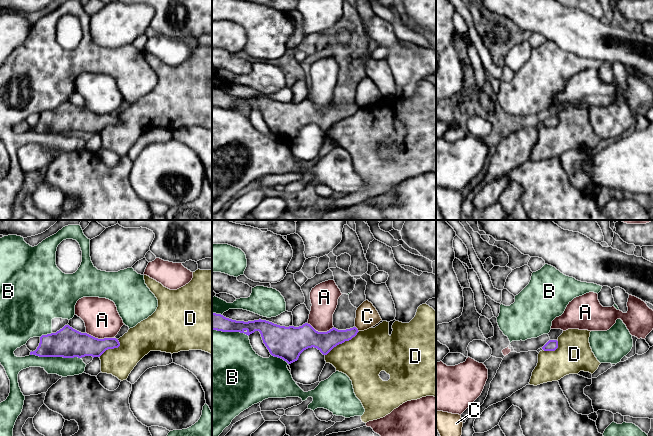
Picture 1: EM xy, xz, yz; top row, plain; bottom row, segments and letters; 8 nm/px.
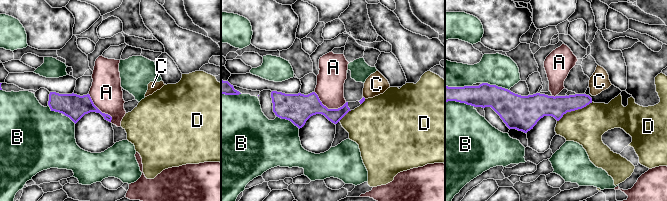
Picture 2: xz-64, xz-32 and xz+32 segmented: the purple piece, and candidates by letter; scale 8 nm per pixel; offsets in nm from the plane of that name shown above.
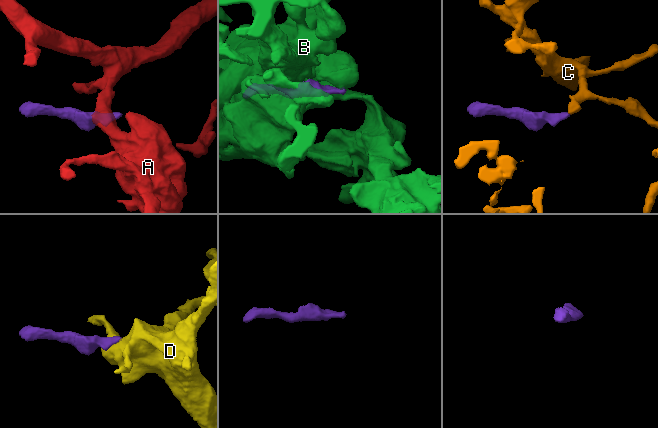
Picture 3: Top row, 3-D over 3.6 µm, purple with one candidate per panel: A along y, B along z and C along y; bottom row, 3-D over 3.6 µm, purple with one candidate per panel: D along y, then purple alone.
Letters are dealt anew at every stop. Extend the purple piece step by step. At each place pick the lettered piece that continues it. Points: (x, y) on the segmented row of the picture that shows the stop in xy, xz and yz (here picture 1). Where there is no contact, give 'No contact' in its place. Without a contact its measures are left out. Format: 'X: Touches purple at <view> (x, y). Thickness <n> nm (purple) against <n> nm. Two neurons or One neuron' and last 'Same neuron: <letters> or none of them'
A: Touches purple at xy (100, 339). Thickness 240 nm (purple) against 280 nm. Two neurons
B: Touches purple at xy (55, 356). Thickness 240 nm (purple) against 150 nm. Two neurons
C: Touches purple at xz (357, 329). Thickness 150 nm (purple) against 180 nm. Two neurons
D: Touches purple at xz (342, 342). Thickness 160 nm (purple) against 360 nm. Two neurons
Same neuron: none of them

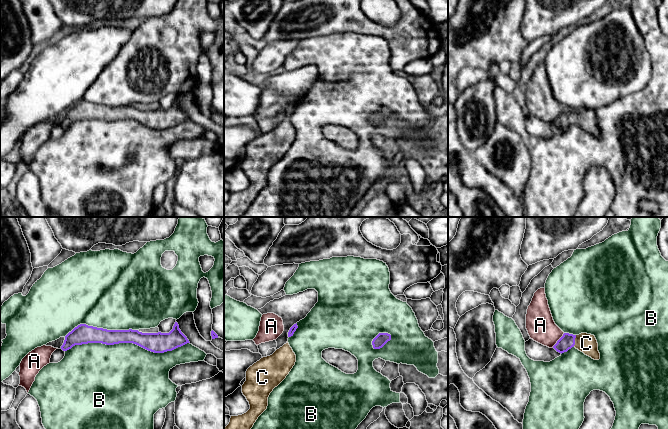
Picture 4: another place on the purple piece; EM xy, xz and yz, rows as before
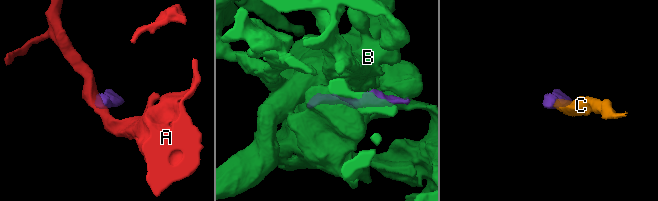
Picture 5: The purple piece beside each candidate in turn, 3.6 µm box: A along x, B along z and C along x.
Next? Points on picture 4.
A: Touches purple at yz (558, 340). Thickness 120 nm (purple) against 220 nm. Two neurons
B: Touches purple at xy (127, 342). Thickness 160 nm (purple) against 500 nm. Two neurons
C: Touches purple at yz (574, 341). Thickness 120 nm (purple) against 160 nm. One neuron
Same neuron: C

